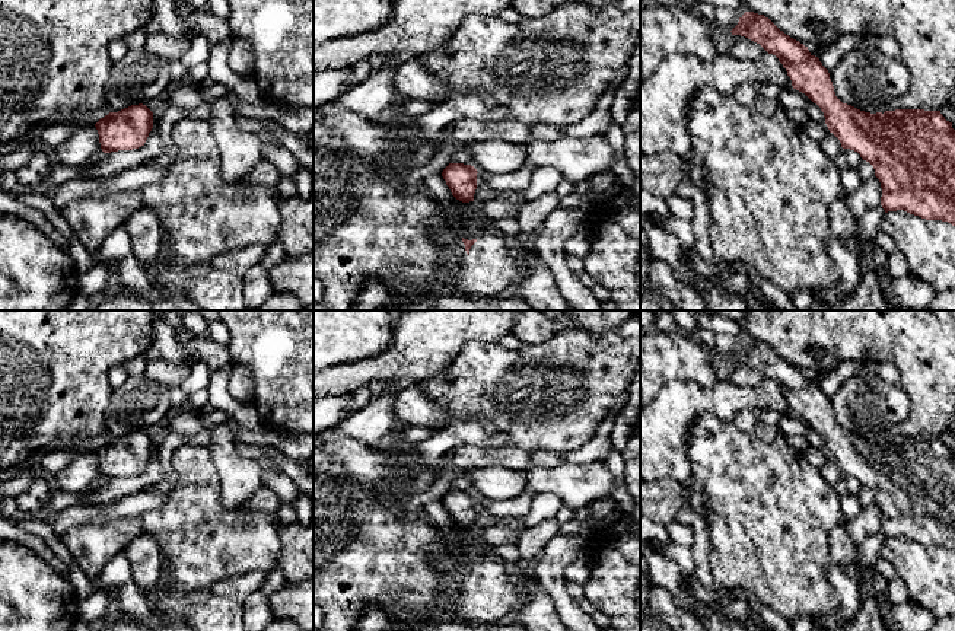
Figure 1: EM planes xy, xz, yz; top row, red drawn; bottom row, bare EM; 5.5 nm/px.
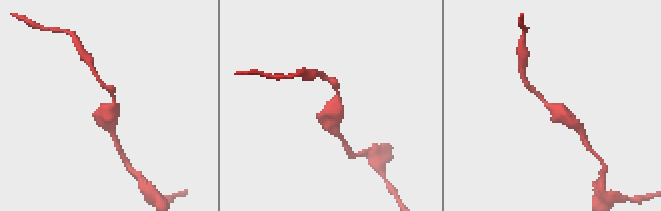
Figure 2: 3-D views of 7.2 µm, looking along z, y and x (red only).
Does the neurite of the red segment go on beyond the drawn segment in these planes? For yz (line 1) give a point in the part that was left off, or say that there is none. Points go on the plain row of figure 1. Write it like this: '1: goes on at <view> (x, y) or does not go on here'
1: does not go on here

